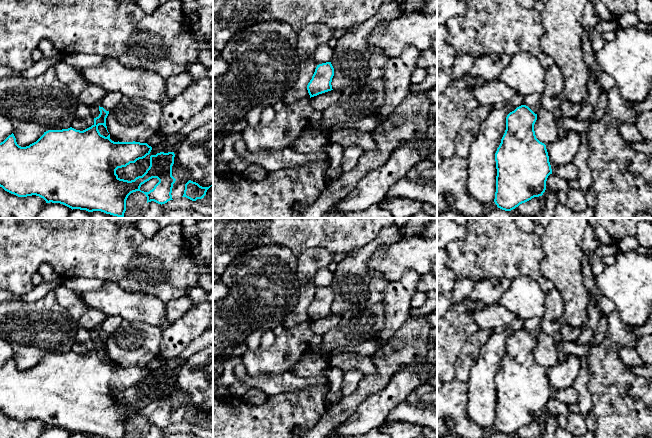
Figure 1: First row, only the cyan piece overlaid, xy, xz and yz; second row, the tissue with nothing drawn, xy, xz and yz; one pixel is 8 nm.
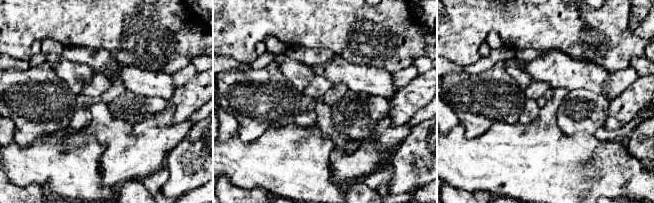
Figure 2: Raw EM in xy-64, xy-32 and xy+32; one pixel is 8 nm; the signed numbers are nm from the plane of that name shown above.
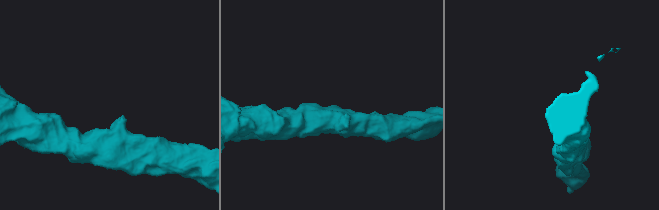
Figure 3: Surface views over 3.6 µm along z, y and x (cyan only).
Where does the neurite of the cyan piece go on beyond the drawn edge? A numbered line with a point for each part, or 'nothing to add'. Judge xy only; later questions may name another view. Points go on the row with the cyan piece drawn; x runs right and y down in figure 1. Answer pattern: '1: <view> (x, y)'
1: xy (110, 100)

